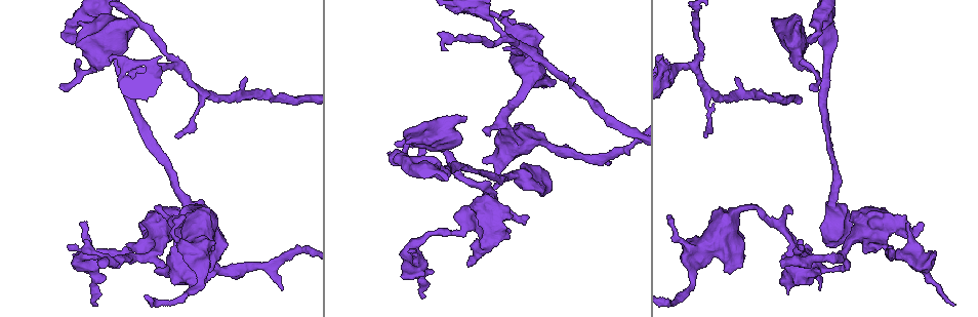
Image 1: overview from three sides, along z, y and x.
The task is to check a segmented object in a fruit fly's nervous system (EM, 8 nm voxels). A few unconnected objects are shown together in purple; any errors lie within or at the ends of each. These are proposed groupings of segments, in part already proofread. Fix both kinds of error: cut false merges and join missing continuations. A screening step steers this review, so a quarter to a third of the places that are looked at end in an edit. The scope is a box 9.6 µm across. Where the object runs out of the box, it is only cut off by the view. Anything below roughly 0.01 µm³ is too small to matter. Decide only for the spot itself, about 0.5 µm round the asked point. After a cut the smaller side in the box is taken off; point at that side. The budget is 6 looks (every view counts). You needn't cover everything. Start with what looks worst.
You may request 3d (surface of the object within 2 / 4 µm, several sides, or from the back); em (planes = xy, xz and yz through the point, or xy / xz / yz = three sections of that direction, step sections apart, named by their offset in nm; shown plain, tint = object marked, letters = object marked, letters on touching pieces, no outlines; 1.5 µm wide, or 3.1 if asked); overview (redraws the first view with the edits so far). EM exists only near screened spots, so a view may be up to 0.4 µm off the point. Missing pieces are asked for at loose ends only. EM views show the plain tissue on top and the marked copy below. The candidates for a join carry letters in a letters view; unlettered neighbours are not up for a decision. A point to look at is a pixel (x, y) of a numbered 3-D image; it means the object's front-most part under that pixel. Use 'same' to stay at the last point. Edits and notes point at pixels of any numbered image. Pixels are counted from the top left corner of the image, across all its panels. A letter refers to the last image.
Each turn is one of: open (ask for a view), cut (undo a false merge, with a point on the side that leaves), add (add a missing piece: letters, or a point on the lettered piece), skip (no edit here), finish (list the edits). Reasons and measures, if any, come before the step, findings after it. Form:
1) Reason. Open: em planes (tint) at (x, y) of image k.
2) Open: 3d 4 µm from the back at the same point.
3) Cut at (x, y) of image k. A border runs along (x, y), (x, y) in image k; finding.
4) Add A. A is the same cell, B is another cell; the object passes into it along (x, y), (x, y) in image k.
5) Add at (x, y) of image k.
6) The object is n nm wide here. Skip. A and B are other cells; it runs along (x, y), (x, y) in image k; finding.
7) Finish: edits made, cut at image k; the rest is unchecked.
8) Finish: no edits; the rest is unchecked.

Abrupt turn. Open: em yz step 8 (tint) at (152, 253) of image 1.

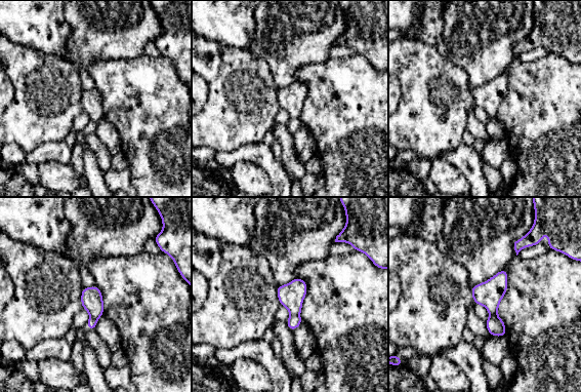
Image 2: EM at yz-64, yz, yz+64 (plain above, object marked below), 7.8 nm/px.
Open: em yz step 8 (letters) at the same point.

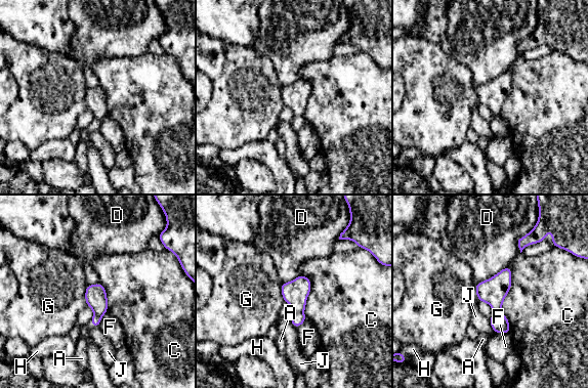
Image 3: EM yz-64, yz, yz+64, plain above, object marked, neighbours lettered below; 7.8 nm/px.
The longest contact is with C, 550 nm. Cut at (295, 293) of image 3. A, C, D, F, G, H and J are other cells; a border runs along (302, 312), (295, 314) in image 3; a second cell is stuck on.

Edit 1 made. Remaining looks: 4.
Branch stops here. Open: em planes (letters) at (389, 153) of image 1.

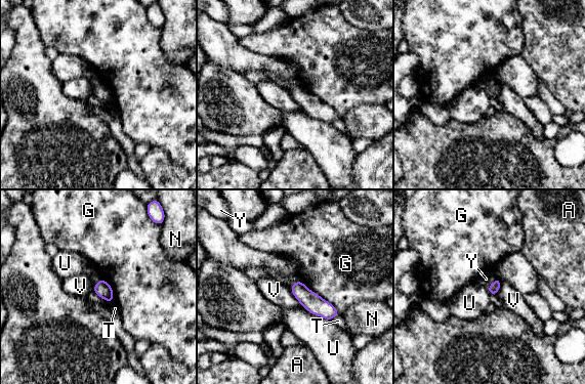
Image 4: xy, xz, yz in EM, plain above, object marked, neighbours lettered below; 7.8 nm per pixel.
The object is 90 nm wide here. Skip. A, G, N, T, U, V and Y are other cells; a border runs along (497, 278), (486, 288) in image 4; none of them fits.

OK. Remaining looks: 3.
Thin end. Open: 3d 4 µm at (504, 48) of image 1.

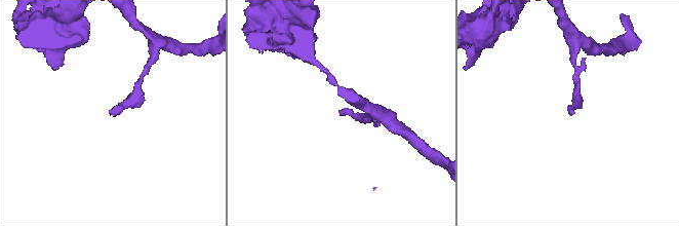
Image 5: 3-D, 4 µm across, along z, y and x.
Open: em xy step 4 (tint) at (339, 112) of image 5.

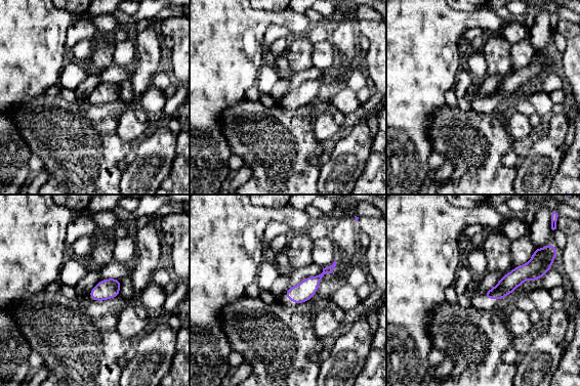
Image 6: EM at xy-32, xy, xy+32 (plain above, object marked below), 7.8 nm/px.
Cut it another way. Open: em planes (letters) at the same point.

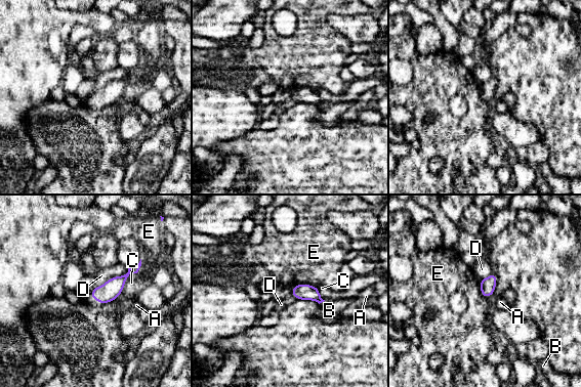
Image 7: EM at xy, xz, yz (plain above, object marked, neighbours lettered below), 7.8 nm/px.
The object is 130 nm wide here. Skip. A, B, C, D and E are other cells; it runs along (135, 268), (110, 291), (94, 296) in image 7; no lettered piece goes on from it.

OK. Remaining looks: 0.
Finish: edits made, cut at image 3; the rest is unchecked.

